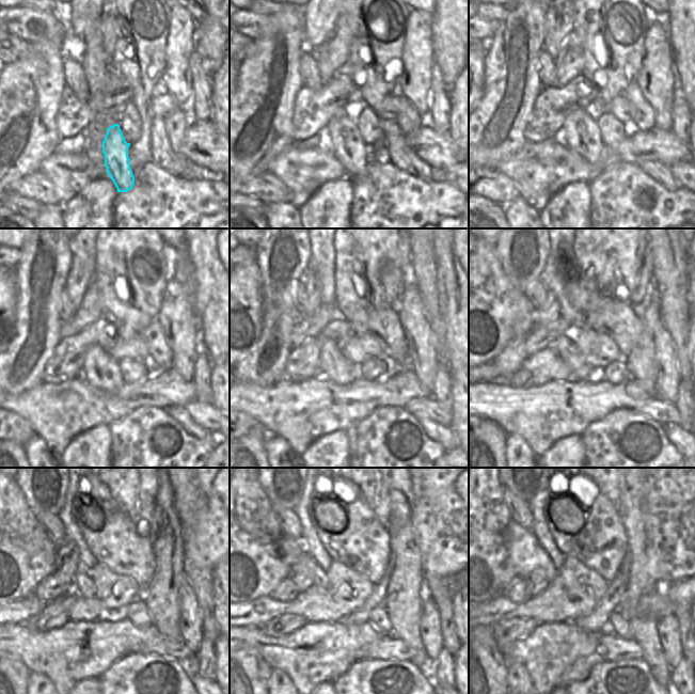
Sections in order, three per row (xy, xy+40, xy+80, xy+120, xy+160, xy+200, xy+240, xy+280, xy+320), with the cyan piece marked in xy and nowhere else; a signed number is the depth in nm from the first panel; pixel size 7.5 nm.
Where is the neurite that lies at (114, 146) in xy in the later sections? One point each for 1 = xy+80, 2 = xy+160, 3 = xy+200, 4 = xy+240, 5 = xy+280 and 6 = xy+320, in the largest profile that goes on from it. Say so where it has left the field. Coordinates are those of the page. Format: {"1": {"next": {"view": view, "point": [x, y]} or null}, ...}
{"1": {"next": {"view": "xy+80", "point": [580, 132]}}, "2": {"next": {"view": "xy+160", "point": [334, 366]}}, "3": {"next": {"view": "xy+200", "point": [567, 351]}}, "4": {"next": {"view": "xy+240", "point": [83, 585]}}, "5": {"next": {"view": "xy+280", "point": [320, 580]}}, "6": {"next": {"view": "xy+320", "point": [525, 554]}}}

